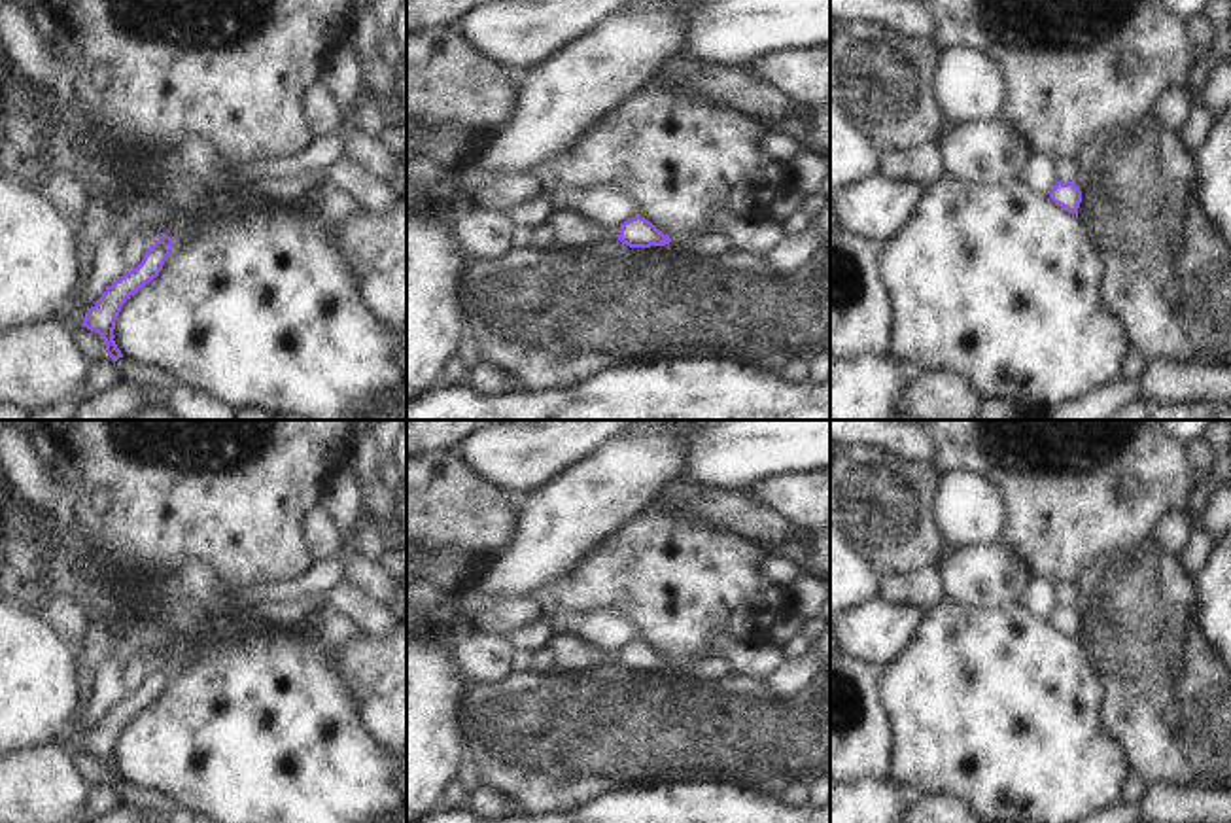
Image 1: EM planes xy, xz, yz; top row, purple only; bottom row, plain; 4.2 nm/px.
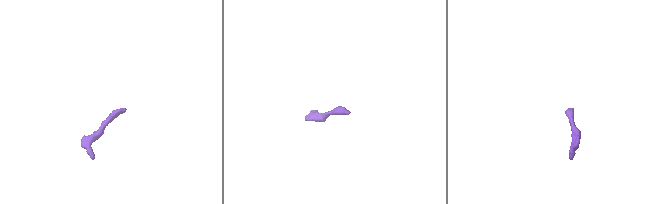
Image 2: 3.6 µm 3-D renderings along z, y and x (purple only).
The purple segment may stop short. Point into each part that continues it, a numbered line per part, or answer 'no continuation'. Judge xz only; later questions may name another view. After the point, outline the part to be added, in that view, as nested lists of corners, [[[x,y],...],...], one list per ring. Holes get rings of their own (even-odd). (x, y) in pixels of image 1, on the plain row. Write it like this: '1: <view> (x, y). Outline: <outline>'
1: xz (706, 668). Outline: [[[709,655],[671,662],[669,670],[703,683],[719,683],[734,675],[726,658]]]

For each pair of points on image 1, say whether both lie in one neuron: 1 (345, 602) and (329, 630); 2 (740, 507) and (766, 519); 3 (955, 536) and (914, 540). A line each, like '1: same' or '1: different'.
1: different
2: same
3: different

